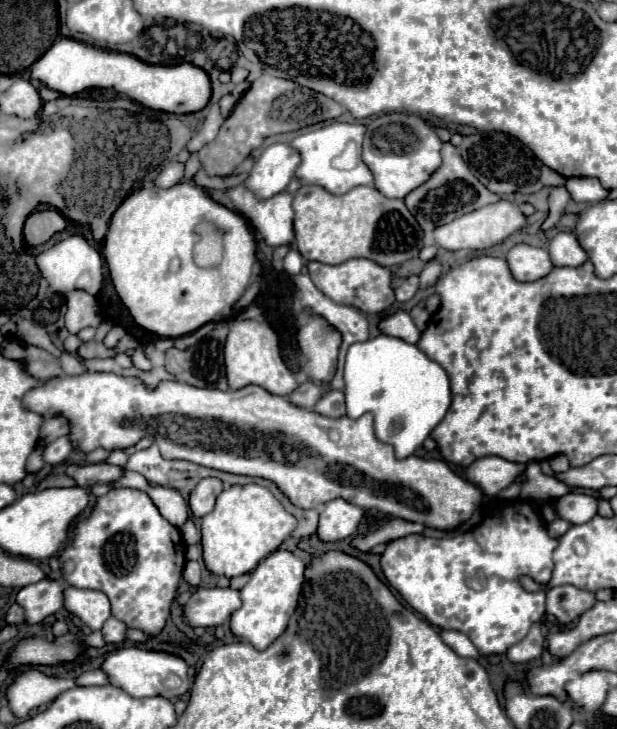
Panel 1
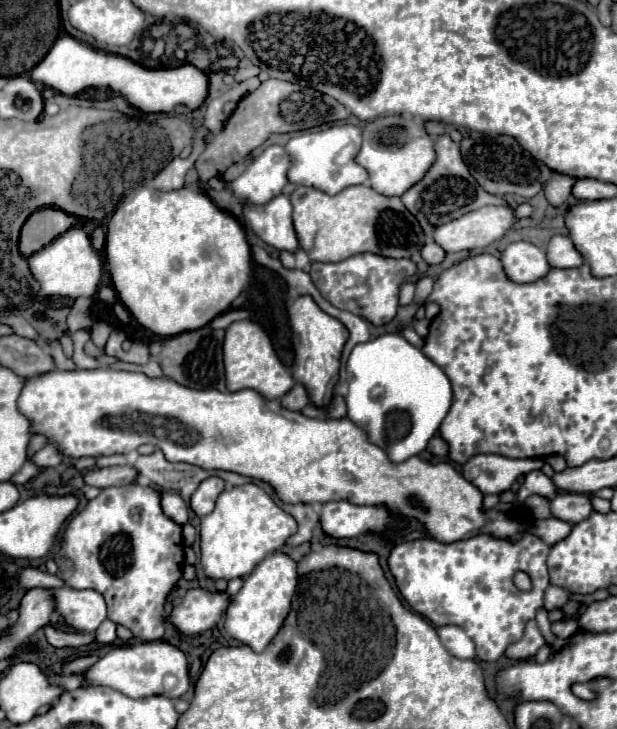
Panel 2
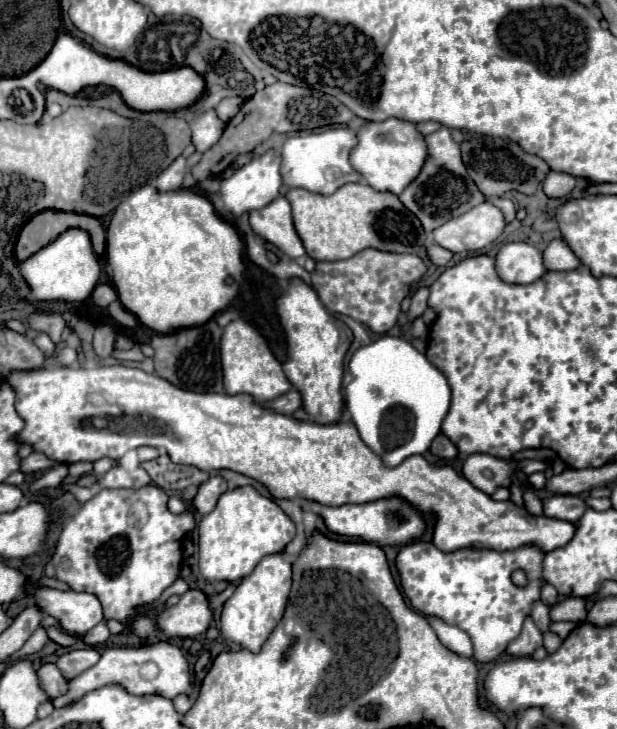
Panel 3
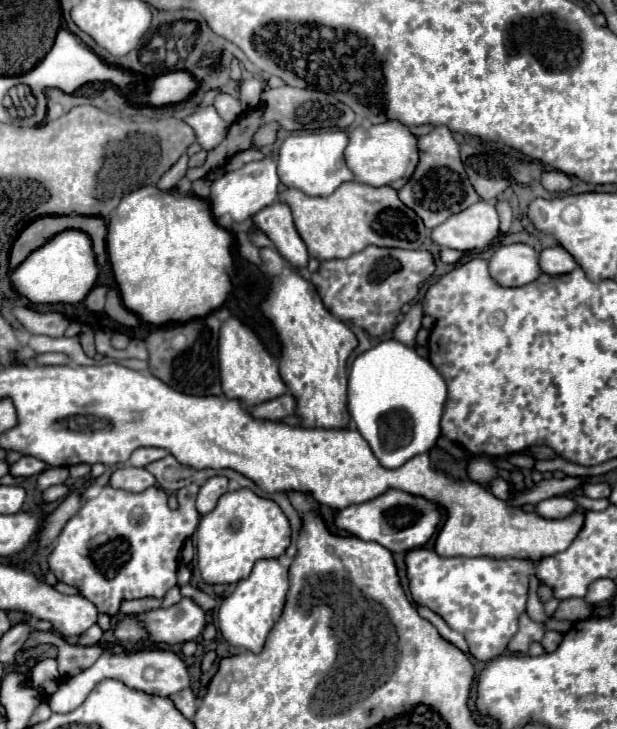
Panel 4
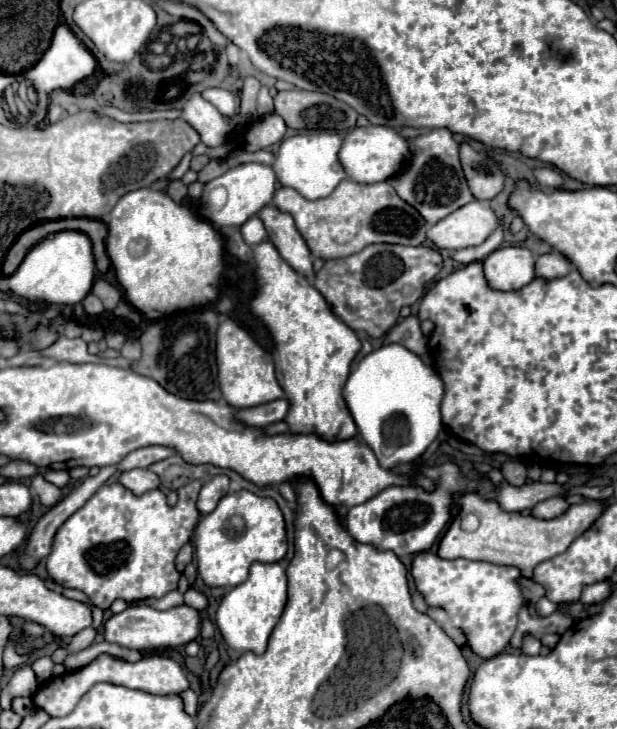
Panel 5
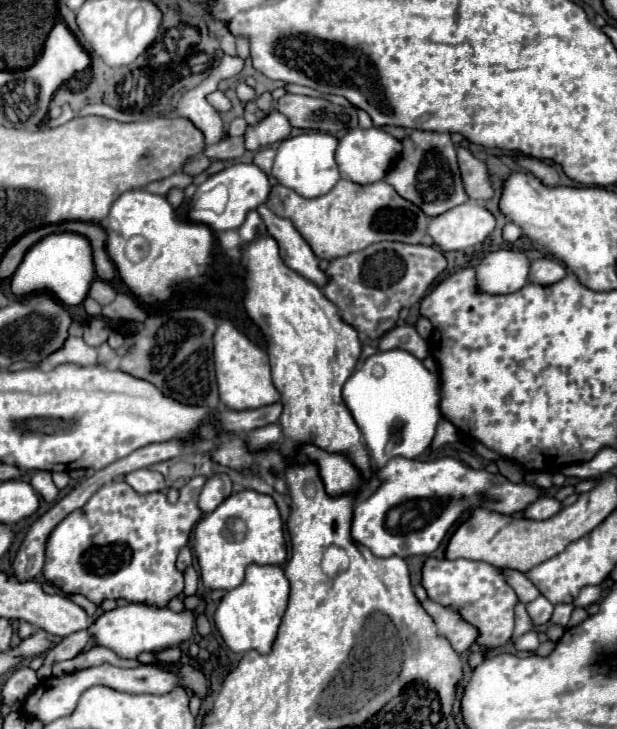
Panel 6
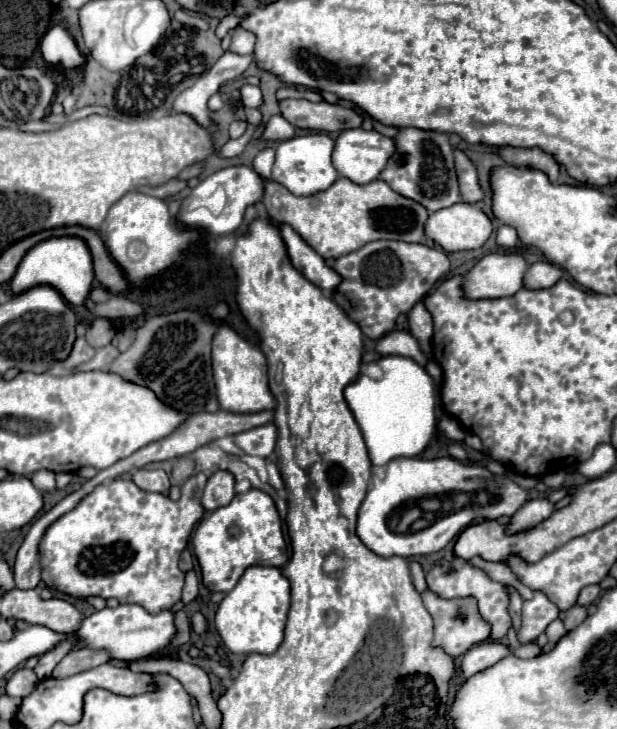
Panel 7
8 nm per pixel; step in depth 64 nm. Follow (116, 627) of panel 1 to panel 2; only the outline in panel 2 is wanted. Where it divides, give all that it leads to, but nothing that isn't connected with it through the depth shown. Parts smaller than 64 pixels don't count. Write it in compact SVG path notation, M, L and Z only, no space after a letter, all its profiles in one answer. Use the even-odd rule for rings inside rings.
M104 620L100 628L96 630L96 640L98 644L112 644L116 640L116 624L112 620Z

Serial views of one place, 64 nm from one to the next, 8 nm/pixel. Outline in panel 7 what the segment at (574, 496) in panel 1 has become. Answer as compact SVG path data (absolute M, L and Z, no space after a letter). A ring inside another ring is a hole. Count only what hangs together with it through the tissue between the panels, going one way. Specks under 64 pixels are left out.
M536 498L526 502L506 524L506 532L524 532L524 530L532 530L536 528L536 524L544 522L550 514L554 512L554 504L548 502L546 498Z

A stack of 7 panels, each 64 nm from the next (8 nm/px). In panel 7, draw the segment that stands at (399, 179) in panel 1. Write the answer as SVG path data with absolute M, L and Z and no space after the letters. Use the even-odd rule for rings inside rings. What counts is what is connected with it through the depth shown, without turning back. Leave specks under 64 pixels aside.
M354 128L340 132L336 138L332 164L340 176L346 176L356 184L368 184L378 178L392 152L392 138L386 138L376 130Z

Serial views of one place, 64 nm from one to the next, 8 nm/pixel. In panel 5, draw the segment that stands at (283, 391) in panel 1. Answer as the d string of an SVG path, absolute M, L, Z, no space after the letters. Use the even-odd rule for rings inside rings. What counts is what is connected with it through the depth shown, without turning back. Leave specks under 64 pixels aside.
M226 318L216 332L216 364L218 364L220 392L224 394L226 404L236 410L260 406L284 396L282 388L276 382L274 364L266 354L266 350L230 318Z

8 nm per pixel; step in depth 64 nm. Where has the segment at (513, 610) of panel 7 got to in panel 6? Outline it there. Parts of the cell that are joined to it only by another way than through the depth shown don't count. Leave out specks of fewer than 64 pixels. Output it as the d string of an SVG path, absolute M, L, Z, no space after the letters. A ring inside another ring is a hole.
M518 602L518 604L516 604L516 608L514 608L514 614L516 614L516 628L514 628L514 638L518 638L518 636L526 634L528 630L544 632L544 630L548 628L548 624L546 624L546 626L540 626L540 628L534 628L534 626L532 626L532 622L530 622L530 616L526 614L526 608L524 608L524 604L522 604L522 602Z

